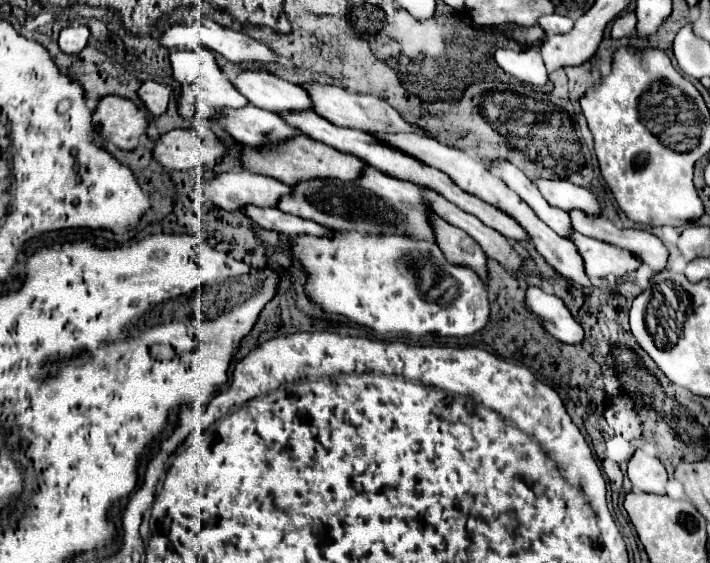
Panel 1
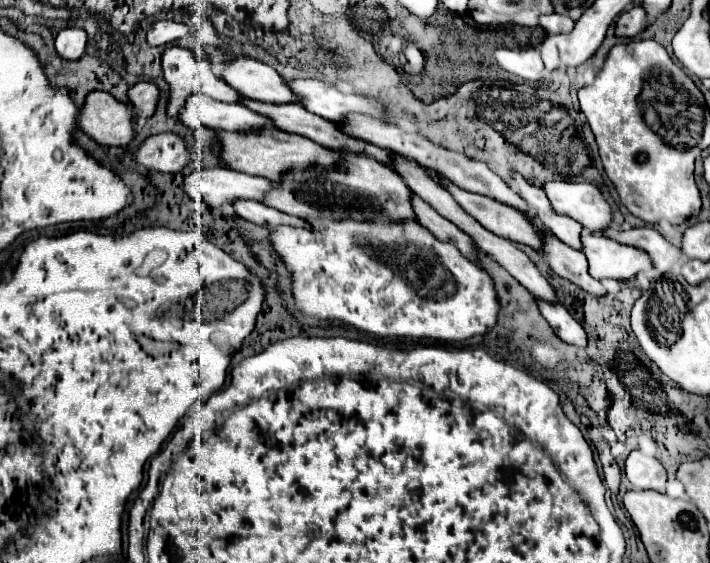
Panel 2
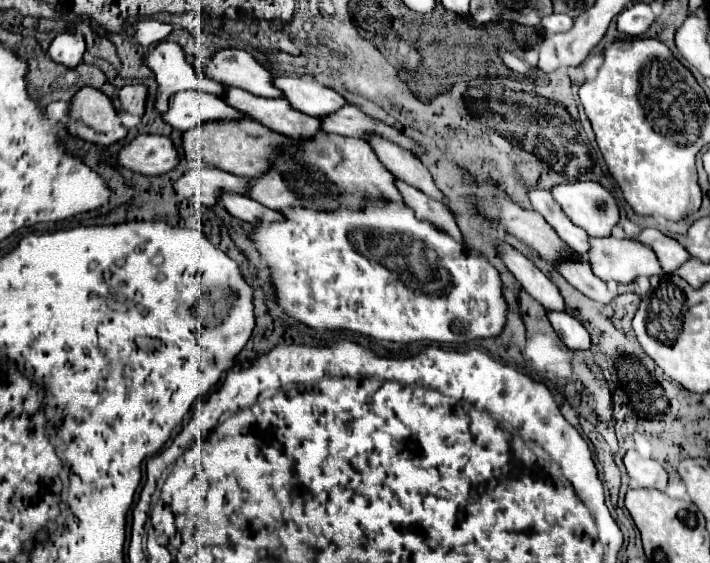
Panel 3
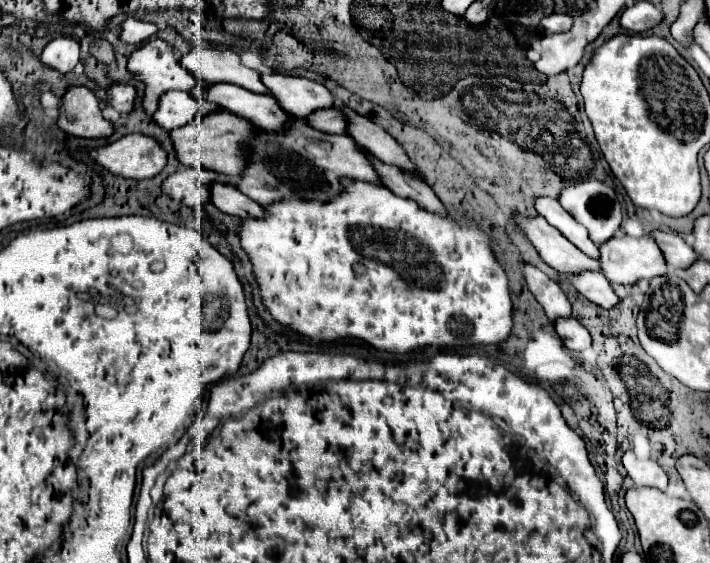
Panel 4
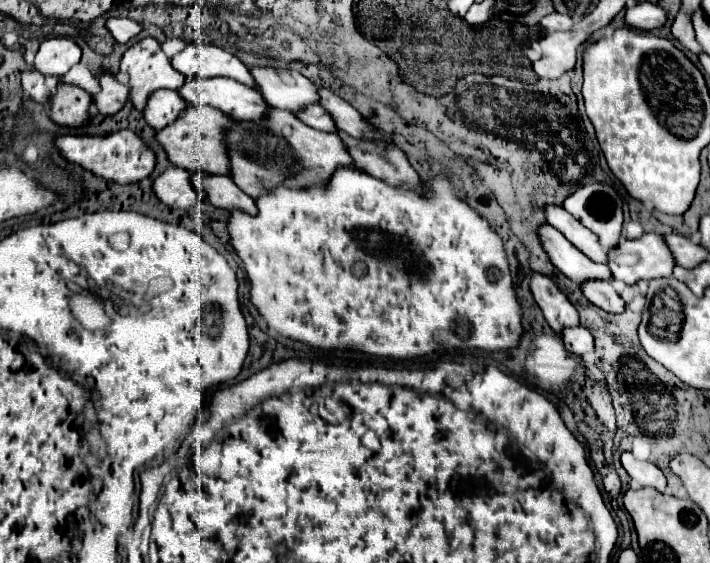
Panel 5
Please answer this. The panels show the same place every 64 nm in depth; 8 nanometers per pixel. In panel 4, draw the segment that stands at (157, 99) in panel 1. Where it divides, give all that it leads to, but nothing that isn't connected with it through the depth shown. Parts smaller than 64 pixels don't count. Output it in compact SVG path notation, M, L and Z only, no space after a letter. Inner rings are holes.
M110 84L106 88L106 94L108 94L108 100L106 100L106 106L118 110L118 112L130 112L132 110L132 104L134 104L134 98L136 98L136 88L130 86L130 84Z

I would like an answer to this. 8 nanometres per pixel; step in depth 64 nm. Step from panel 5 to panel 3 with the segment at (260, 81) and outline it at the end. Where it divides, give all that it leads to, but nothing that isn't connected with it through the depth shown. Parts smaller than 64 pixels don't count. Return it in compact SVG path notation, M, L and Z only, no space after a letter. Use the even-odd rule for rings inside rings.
M276 76L276 88L284 92L284 98L292 104L292 108L316 118L328 116L346 104L346 100L338 92L320 86L314 78L308 76Z

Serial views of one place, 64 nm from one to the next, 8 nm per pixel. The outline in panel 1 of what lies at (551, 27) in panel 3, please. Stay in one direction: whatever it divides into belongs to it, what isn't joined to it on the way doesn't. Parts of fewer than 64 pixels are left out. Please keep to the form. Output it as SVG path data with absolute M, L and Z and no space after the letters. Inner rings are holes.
M550 14L550 16L542 16L538 20L538 24L544 28L546 34L566 34L572 30L574 22L566 16L560 16L560 14Z

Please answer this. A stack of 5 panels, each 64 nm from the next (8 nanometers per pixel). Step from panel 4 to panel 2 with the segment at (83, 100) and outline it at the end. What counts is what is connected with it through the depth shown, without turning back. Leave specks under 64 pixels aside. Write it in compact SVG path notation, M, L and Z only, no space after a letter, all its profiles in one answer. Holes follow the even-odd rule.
M88 92L78 126L102 146L128 146L134 138L132 112L108 92Z

